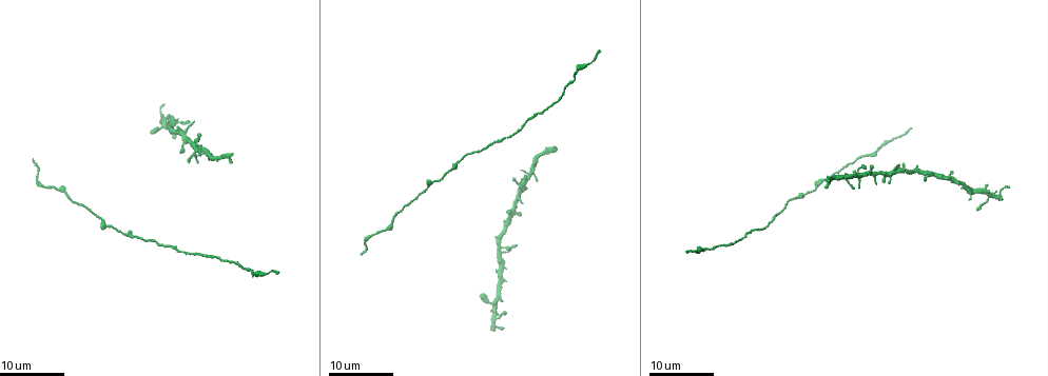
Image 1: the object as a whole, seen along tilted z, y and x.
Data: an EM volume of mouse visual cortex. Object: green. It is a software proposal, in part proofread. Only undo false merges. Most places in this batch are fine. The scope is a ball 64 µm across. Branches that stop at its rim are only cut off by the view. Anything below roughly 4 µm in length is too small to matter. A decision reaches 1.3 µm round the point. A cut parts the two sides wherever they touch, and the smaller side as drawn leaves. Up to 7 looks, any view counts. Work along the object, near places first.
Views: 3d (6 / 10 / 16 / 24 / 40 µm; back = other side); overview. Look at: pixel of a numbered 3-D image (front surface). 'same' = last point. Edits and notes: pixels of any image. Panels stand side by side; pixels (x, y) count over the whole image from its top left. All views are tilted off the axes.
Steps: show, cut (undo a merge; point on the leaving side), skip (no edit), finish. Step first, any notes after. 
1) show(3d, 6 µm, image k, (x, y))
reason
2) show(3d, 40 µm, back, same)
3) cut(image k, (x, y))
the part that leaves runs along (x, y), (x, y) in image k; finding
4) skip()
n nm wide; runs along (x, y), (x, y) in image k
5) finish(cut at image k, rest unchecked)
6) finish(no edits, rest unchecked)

show(3d, 16 µm, image 1, (889, 174))
sudden change in width

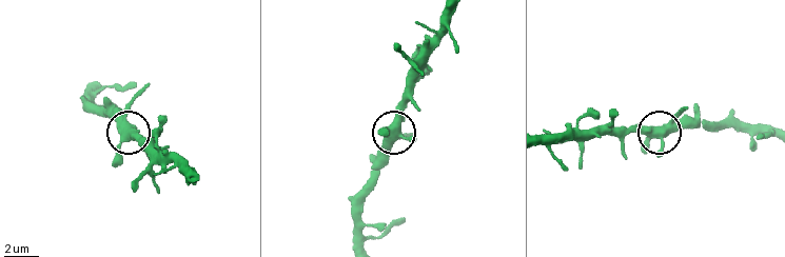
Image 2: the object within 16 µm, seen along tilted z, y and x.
show(3d, 6 µm, image 2, (661, 132))

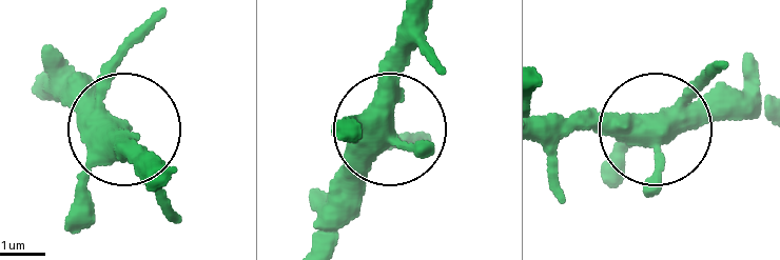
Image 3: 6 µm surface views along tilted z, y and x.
skip()
continuous, no second neuron

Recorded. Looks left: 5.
show(3d, 16 µm, image 1, (862, 172))
looks like a crossing

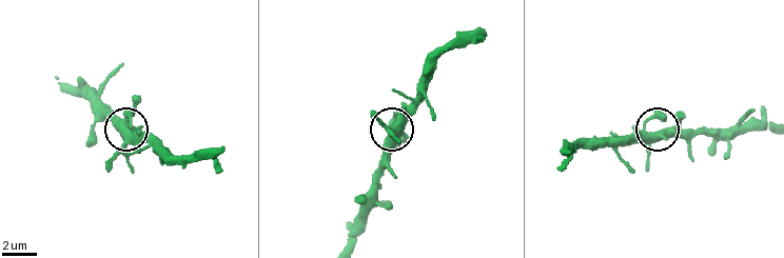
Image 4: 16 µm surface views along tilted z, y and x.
show(3d, 10 µm, image 4, (398, 132))
closer look

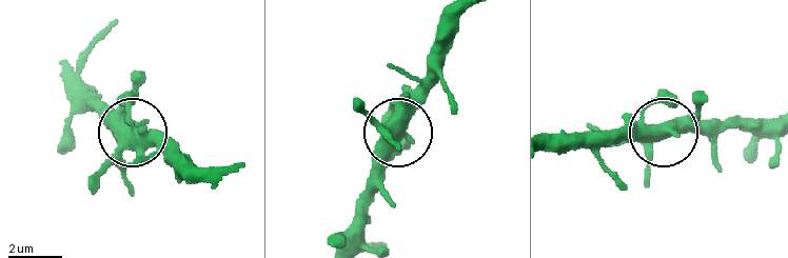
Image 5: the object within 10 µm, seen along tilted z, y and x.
skip()
440 nm wide; one neuron here

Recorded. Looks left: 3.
show(3d, 24 µm, image 1, (157, 240))

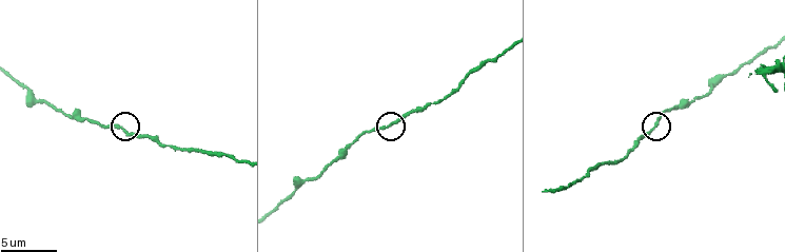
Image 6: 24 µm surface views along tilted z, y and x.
show(3d, 10 µm, image 6, (121, 127))
zoom in

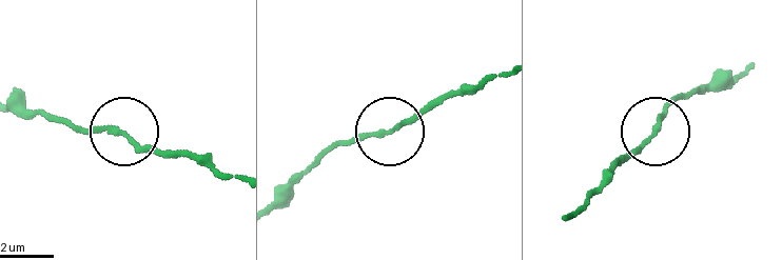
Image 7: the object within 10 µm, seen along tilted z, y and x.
skip()
side arm 32 µm; runs along (124, 128), (78, 132), (53, 119) in image 7; continuous, no second neuron

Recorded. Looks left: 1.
show(3d, 10 µm, image 6, (185, 148))
thick turns thin

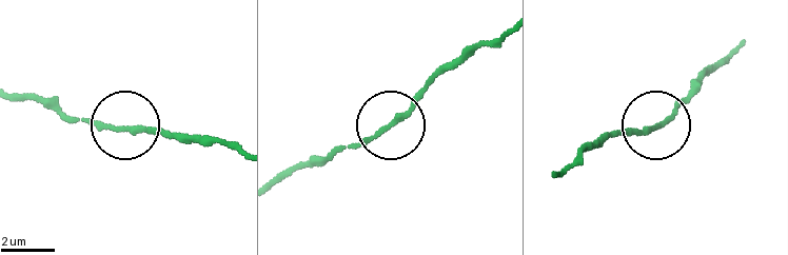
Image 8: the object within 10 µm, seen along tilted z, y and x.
skip()
runs along (15, 93), (77, 117), (185, 139) in image 8; all the same neuron

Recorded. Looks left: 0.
finish(no edits, rest unchecked)

